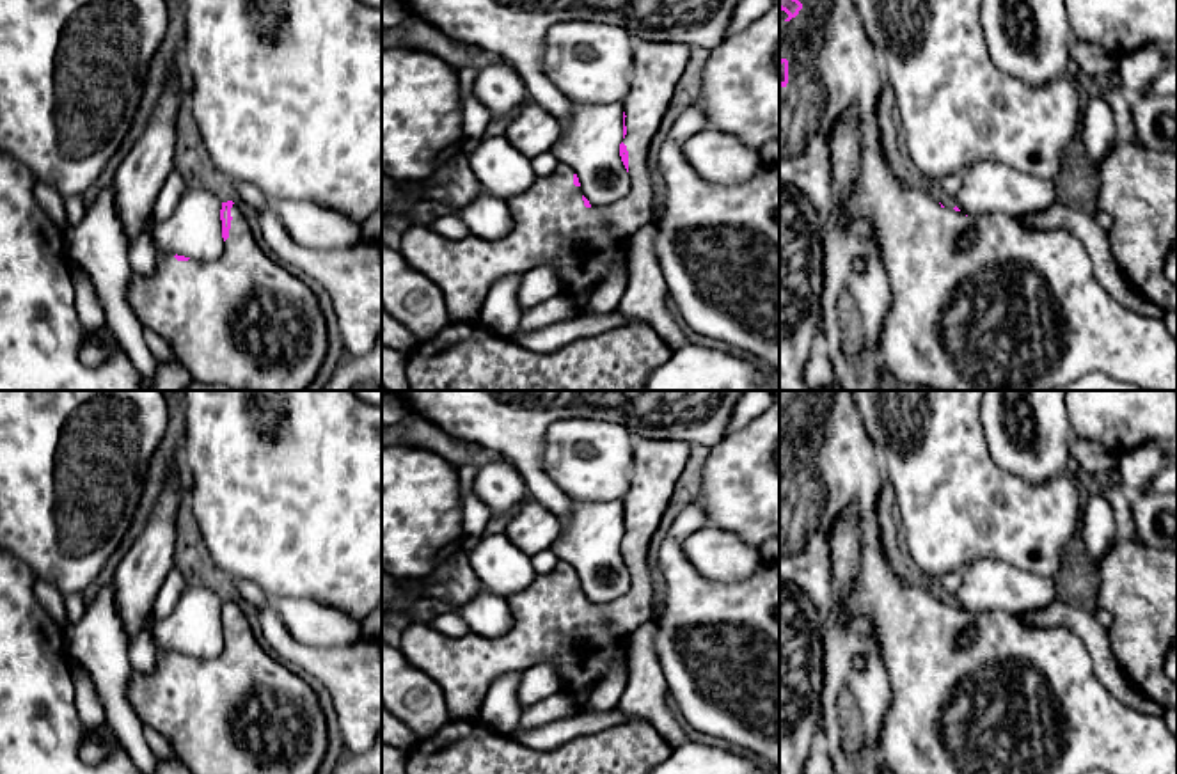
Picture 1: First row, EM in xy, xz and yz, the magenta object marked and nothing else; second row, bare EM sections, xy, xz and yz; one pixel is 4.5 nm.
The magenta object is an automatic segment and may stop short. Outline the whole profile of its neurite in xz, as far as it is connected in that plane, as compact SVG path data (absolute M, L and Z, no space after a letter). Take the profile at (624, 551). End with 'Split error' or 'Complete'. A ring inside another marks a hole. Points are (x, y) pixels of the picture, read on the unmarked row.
M634 438L630 486L621 499L623 540L621 559L630 572L630 589L609 604L591 604L582 593L577 572L559 561L549 573L536 575L522 591L506 596L513 625L501 637L446 636L431 625L410 623L401 632L401 652L407 660L428 675L447 701L451 721L476 721L490 685L504 673L525 671L540 662L557 667L563 691L573 694L595 689L614 666L628 676L628 648L632 634L652 623L659 605L659 582L648 565L648 547L685 469L692 444L683 440Z. Split error

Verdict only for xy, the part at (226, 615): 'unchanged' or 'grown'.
grown

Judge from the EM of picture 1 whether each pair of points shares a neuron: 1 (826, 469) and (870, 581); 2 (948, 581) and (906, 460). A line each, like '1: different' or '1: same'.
1: same
2: different

